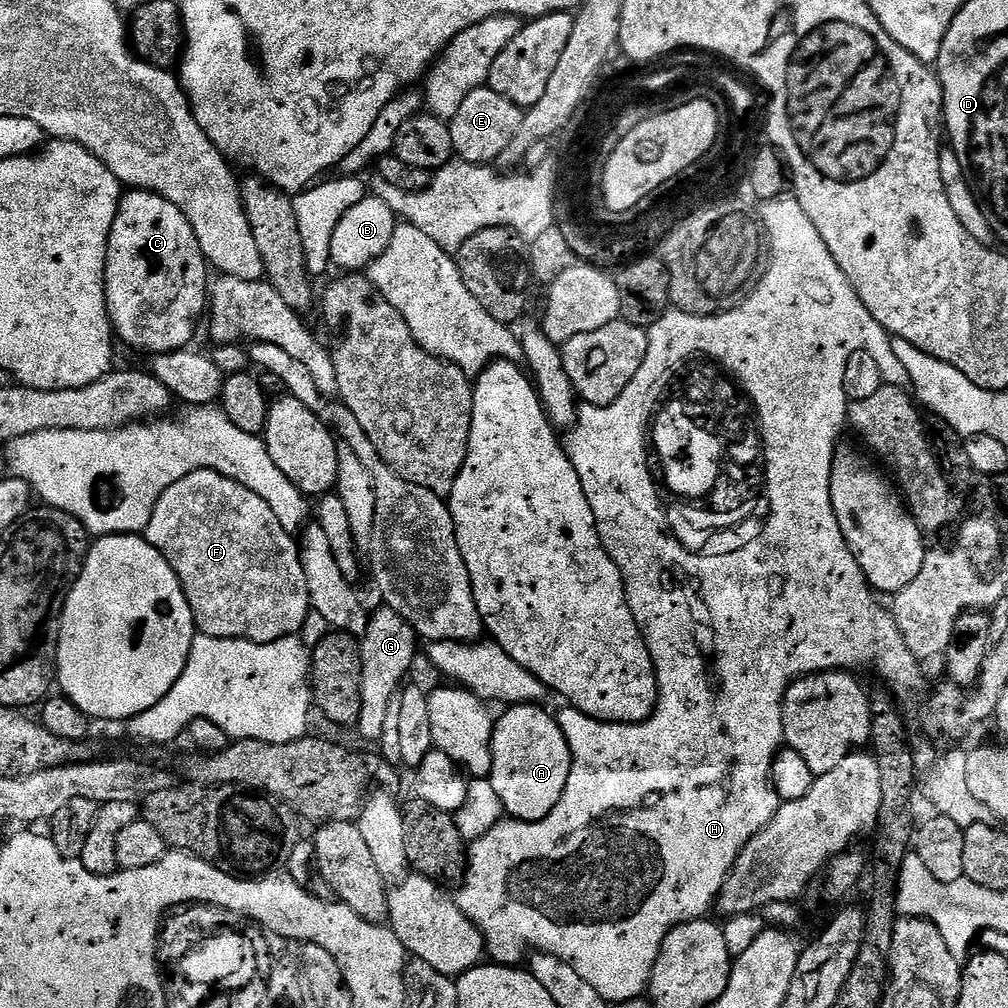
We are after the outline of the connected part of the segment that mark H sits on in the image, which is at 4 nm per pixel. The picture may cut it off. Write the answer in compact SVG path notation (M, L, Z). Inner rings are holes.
M777 198L763 201L759 207L759 223L766 233L767 243L768 240L772 243L772 265L765 270L764 277L762 277L762 272L762 275L759 277L759 280L761 279L760 285L758 285L758 280L755 287L753 287L739 303L729 307L727 310L717 311L715 314L699 314L700 316L695 316L695 314L692 313L695 311L692 310L669 310L665 312L664 316L658 318L658 322L654 322L651 328L648 329L646 358L642 362L642 370L638 370L638 374L634 374L630 386L626 386L626 390L622 390L620 397L606 406L594 406L593 404L581 403L576 410L576 423L567 429L566 435L562 440L564 450L567 452L568 458L574 466L574 470L578 470L578 478L582 482L582 490L586 490L586 498L590 502L590 510L594 510L596 529L600 535L602 546L606 550L606 554L610 554L610 558L615 562L618 566L618 570L622 574L624 589L626 590L628 601L630 602L630 610L642 630L644 641L650 650L650 658L656 667L658 673L656 711L653 712L649 720L644 720L641 724L608 724L605 720L595 720L586 714L582 714L582 710L571 706L564 706L564 709L558 712L558 719L560 721L560 729L566 734L568 745L572 751L572 765L570 766L570 778L566 782L566 790L562 794L558 806L554 806L554 810L550 810L550 814L546 818L535 822L521 822L511 818L501 818L482 838L471 841L470 847L466 852L466 871L464 873L464 879L459 885L459 888L461 887L460 893L455 893L454 896L456 903L459 904L462 910L462 914L466 914L466 918L472 921L472 923L476 925L476 929L484 936L487 953L495 963L505 966L519 965L521 963L520 959L523 958L524 951L527 950L529 944L530 947L536 948L532 950L535 950L537 953L545 956L557 956L558 958L562 958L562 962L574 966L574 971L580 975L585 982L590 982L590 986L594 986L594 990L598 990L598 994L602 994L602 998L611 1002L613 1005L624 1004L627 1000L636 1000L643 992L645 995L645 993L649 991L652 983L654 962L658 958L660 947L666 938L666 934L670 934L670 930L680 924L701 919L701 917L707 913L704 911L706 911L707 908L711 909L713 907L714 901L716 897L720 895L724 881L728 879L728 874L732 871L732 867L740 851L748 845L750 838L754 838L769 824L774 818L776 811L780 808L782 801L772 785L772 762L776 759L784 744L782 710L784 709L784 695L788 687L790 687L795 680L799 680L805 676L811 676L817 672L856 670L859 664L873 664L873 666L876 667L877 674L889 684L887 687L891 689L893 693L908 692L911 688L916 688L920 684L921 661L912 653L910 646L906 644L906 638L902 636L902 630L896 625L896 619L892 616L891 611L889 611L885 605L883 608L883 606L876 601L876 599L878 599L877 593L869 588L868 579L864 577L864 573L861 572L856 559L850 555L847 547L844 546L840 546L840 549L832 556L834 517L832 514L832 503L830 502L830 474L832 473L832 459L842 440L840 431L846 428L846 421L850 416L850 401L846 394L846 386L844 385L843 379L843 376L846 374L846 362L850 358L850 354L854 354L855 352L866 351L870 354L874 354L874 358L880 362L884 383L894 386L895 388L907 389L909 387L908 371L906 370L906 366L902 366L902 362L898 362L898 354L894 354L894 350L892 349L892 337L889 336L887 330L869 314L866 310L866 306L856 297L854 286L850 286L846 274L842 274L838 262L834 262L834 258L830 254L826 242L822 242L822 234L818 234L818 230L814 230L814 222L810 222L810 218L806 218L806 210L802 210L800 203L796 201L795 198ZM696 348L701 348L704 352L716 352L716 356L724 356L724 360L728 360L728 364L732 364L732 368L736 368L736 372L740 372L740 376L744 376L744 380L748 380L748 384L744 384L744 388L728 388L728 384L712 384L712 388L708 388L708 392L716 392L716 404L720 404L720 400L724 400L724 404L720 404L720 408L692 408L692 404L688 404L688 400L672 400L672 396L676 396L676 392L680 392L680 396L688 396L688 392L692 392L692 396L696 396L696 392L704 392L704 380L696 380L696 376L700 376L700 372L688 372L688 368L680 368L680 380L672 380L672 376L668 376L672 364L676 364L676 360L684 360L684 356L688 356L688 352L696 352ZM764 436L768 436L768 468L770 470L770 475L768 476L764 476Z

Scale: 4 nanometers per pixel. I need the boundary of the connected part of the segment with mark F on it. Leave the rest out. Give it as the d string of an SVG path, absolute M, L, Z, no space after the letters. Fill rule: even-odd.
M213 468L198 470L194 474L186 474L186 478L178 478L170 490L163 492L158 498L158 506L154 506L154 514L150 514L150 522L142 533L145 540L150 542L170 562L174 574L180 580L182 590L186 594L186 602L190 602L192 617L196 623L196 631L201 636L210 638L230 638L231 640L249 640L255 644L269 644L275 640L281 640L287 636L296 636L299 628L308 620L308 614L313 611L312 600L307 592L306 575L303 570L302 558L300 557L300 545L293 533L287 532L278 522L278 514L254 494L254 490L246 490L238 482L226 478L221 472L215 472Z

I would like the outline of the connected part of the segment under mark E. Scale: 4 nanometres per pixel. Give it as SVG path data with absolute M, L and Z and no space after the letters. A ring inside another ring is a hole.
M487 86L474 90L474 94L466 94L466 102L462 102L458 114L450 122L455 155L466 163L491 165L499 161L500 155L514 142L518 130L522 130L525 109L519 108L510 98L502 98Z

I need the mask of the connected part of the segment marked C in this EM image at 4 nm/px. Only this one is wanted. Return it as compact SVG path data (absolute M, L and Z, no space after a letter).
M128 190L121 195L118 214L110 230L110 242L106 250L104 289L108 299L108 317L112 320L115 335L120 336L132 348L161 356L189 347L196 323L205 315L210 304L210 265L204 259L198 238L182 210L174 202L166 202L156 192Z

